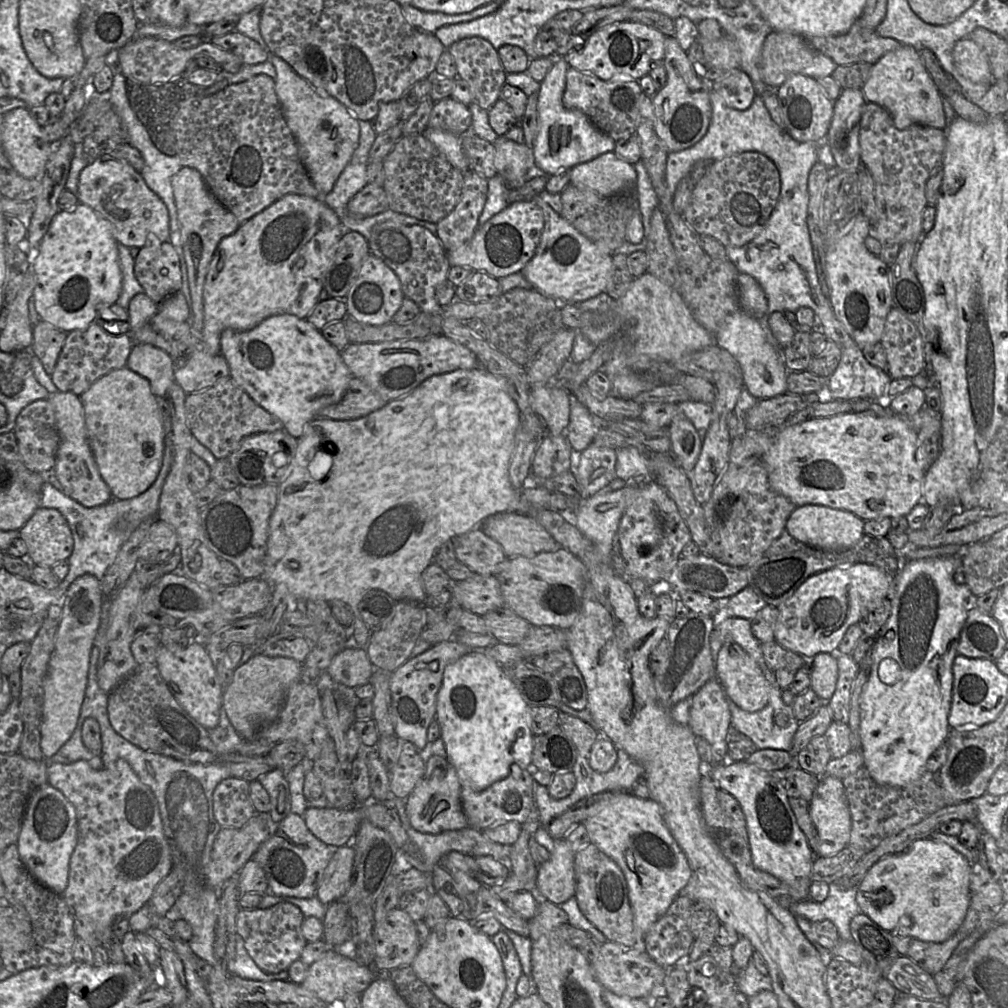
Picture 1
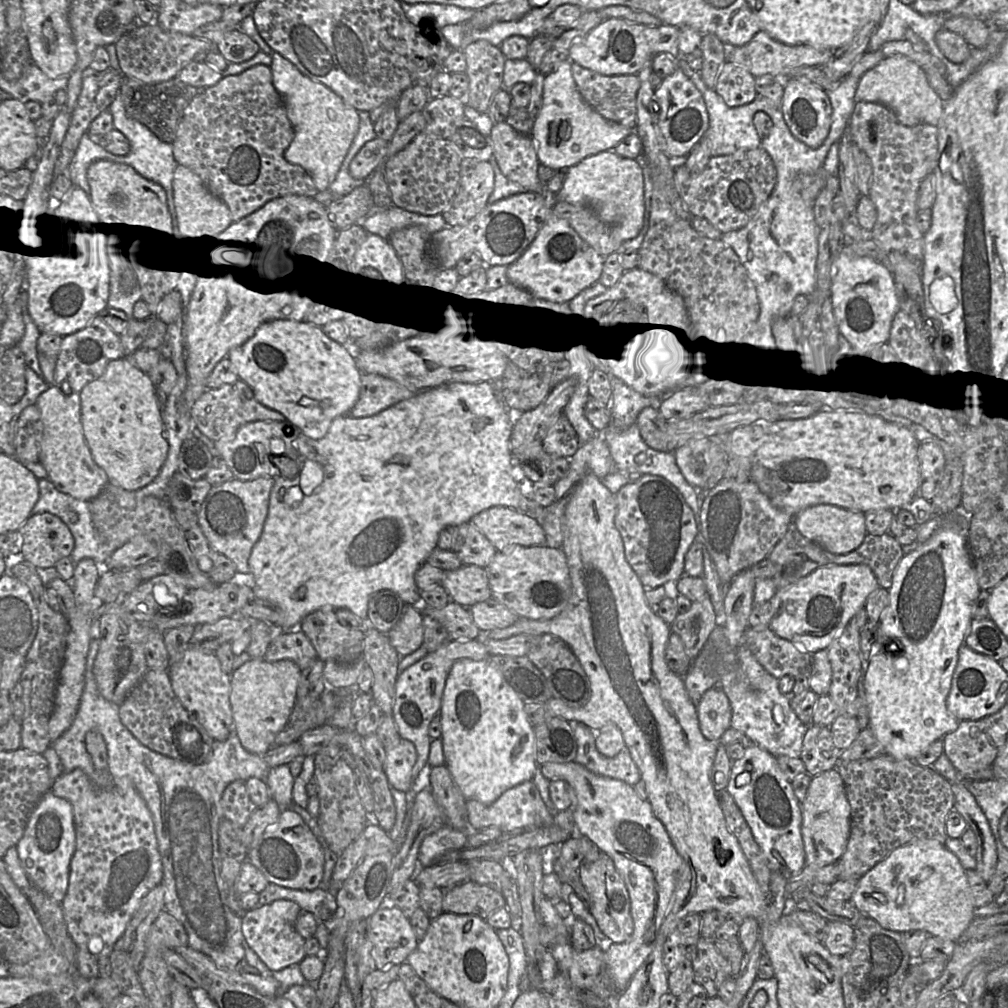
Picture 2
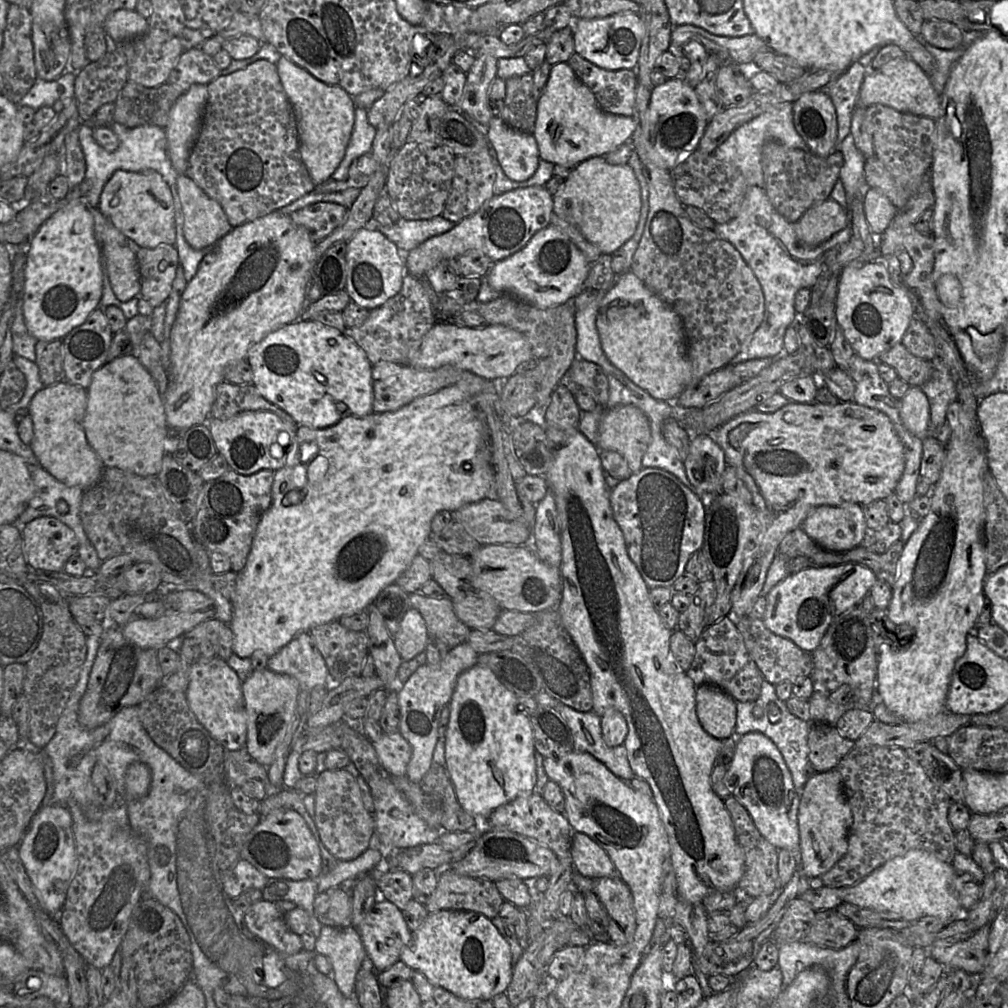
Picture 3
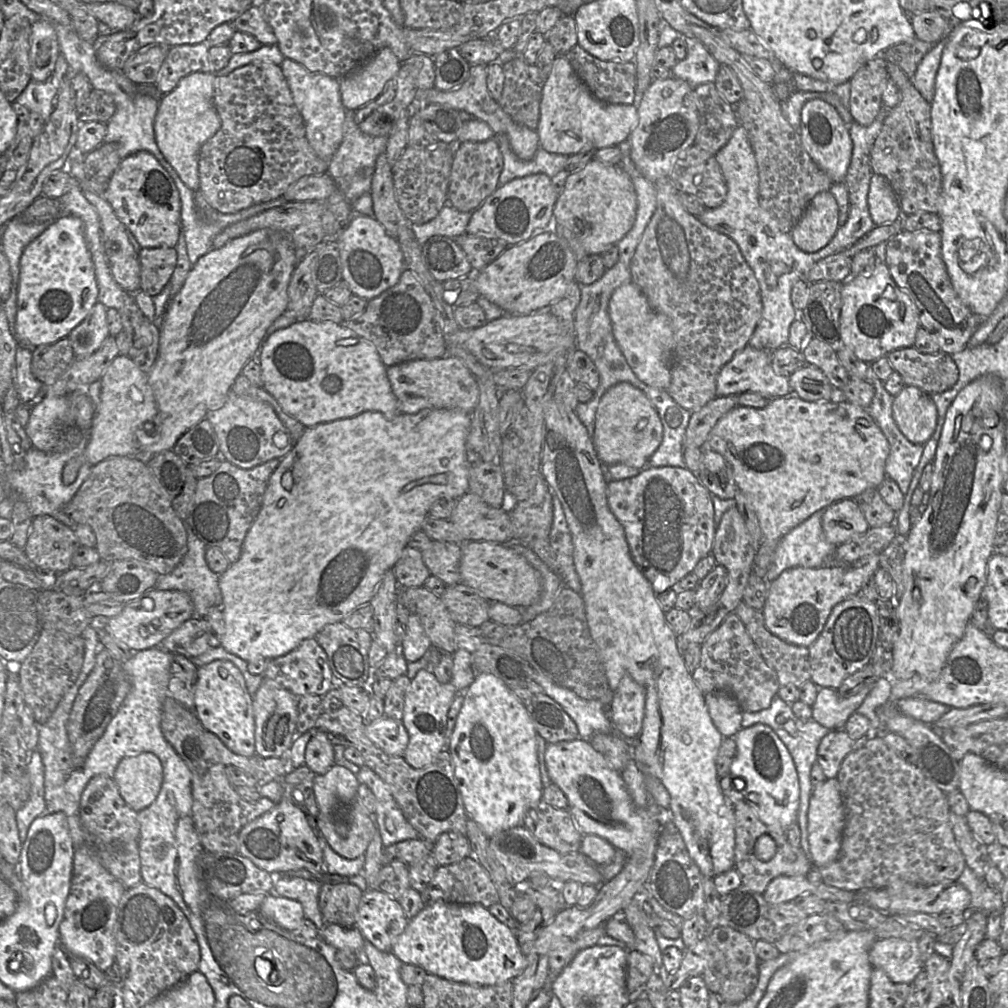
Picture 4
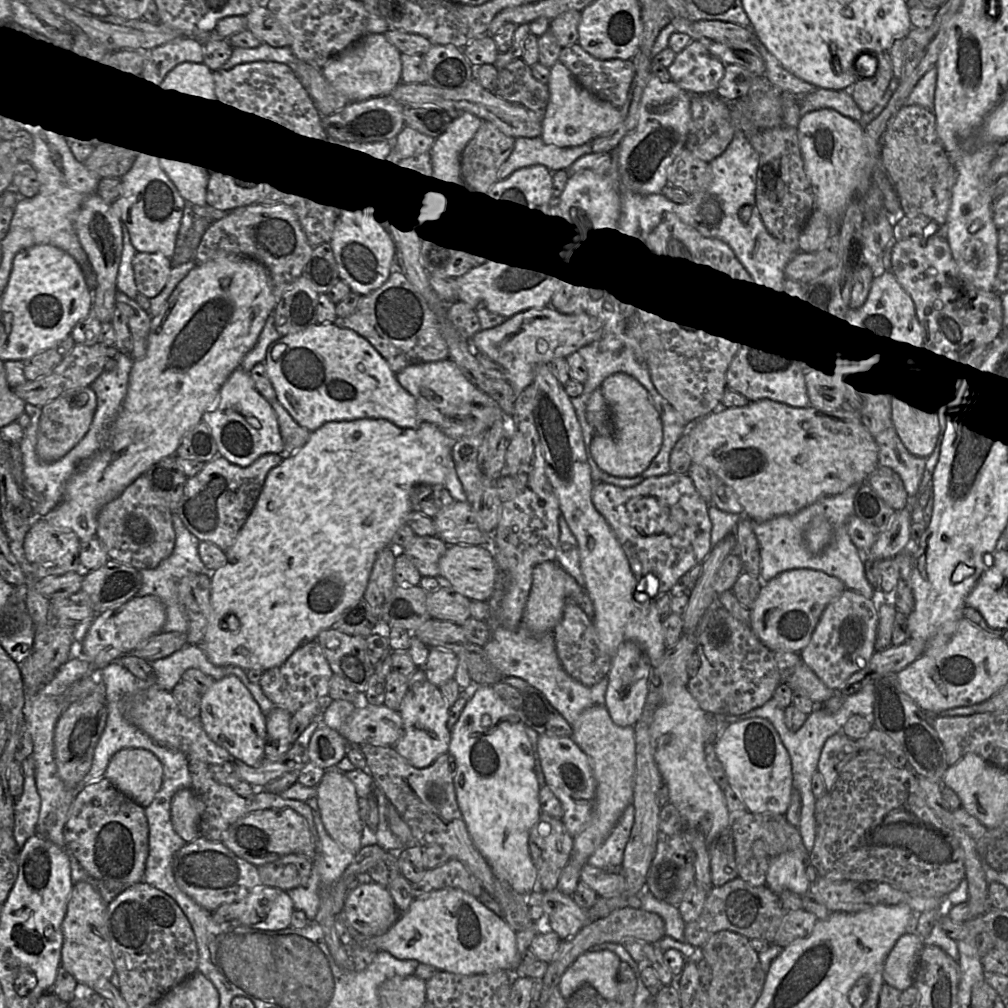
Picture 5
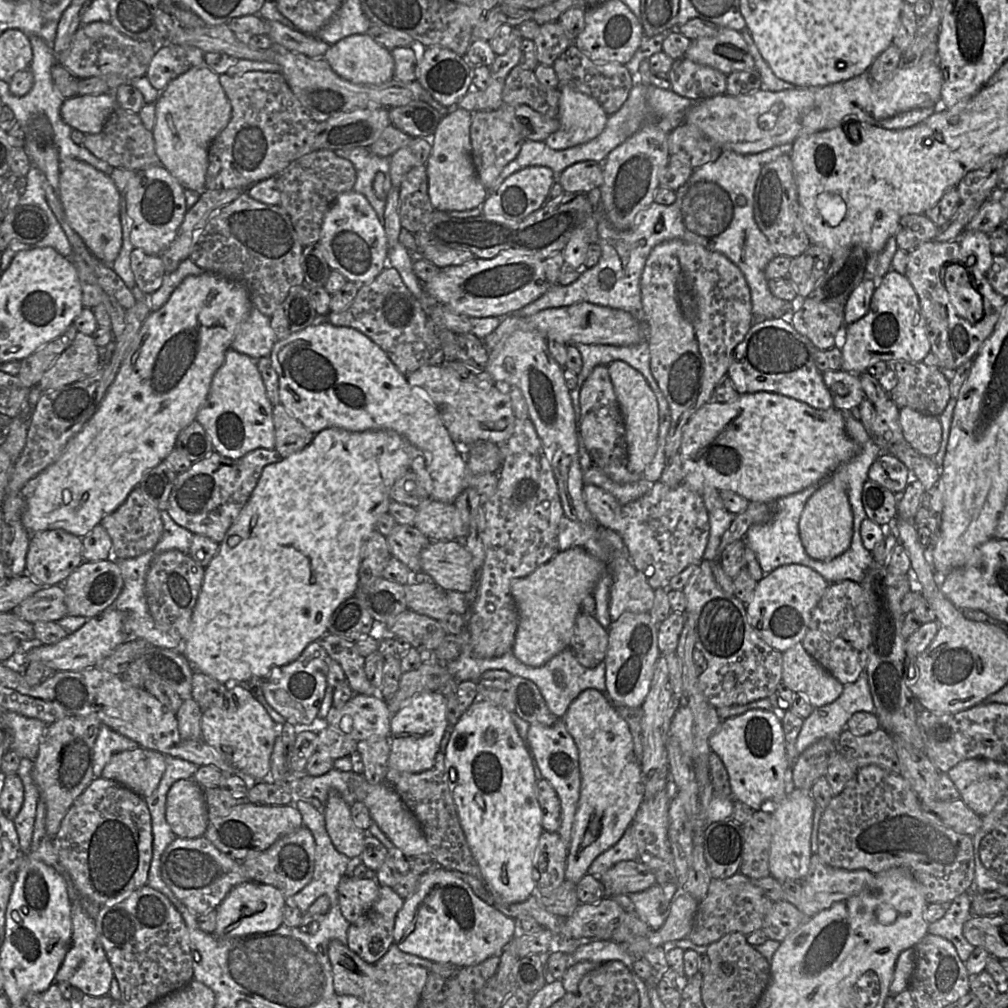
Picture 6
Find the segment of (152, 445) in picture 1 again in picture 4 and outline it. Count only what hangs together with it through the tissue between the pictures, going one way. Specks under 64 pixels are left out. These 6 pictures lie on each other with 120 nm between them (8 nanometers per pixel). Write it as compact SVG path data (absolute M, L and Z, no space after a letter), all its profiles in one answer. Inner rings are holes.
M118 355L104 371L100 382L100 400L95 407L86 447L82 454L66 462L62 472L62 482L65 485L75 481L81 466L85 463L95 466L112 456L135 458L140 452L136 431L139 428L143 430L143 423L147 420L156 422L158 426L161 423L161 415L149 377L131 358Z

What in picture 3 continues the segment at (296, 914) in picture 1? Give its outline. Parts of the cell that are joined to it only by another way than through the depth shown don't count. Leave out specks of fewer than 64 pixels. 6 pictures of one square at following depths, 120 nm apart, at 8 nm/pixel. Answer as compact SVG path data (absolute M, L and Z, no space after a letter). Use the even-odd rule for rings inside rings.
M274 902L254 904L244 913L244 921L251 933L282 954L293 955L303 949L301 937L289 929L285 913Z

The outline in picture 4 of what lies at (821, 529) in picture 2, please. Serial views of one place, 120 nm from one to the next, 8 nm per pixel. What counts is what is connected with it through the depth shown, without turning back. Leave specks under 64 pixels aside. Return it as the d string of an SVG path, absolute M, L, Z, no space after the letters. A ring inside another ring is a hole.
M854 499L840 500L823 510L823 532L827 541L834 545L857 539L870 528Z

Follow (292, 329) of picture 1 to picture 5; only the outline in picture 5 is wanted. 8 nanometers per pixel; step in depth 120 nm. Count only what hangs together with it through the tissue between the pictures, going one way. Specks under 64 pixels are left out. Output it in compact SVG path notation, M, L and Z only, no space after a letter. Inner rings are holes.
M333 322L315 323L304 330L283 335L268 346L264 364L267 375L275 389L278 402L282 404L299 425L307 428L311 432L322 426L324 423L333 420L383 418L403 428L417 427L422 422L417 412L415 398L398 382L396 373L390 368L386 359L366 338L350 328L338 326Z

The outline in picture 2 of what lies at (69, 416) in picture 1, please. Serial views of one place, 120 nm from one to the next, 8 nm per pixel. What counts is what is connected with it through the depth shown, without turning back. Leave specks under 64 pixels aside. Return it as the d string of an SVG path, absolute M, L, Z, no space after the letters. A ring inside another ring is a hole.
M50 384L35 404L40 410L43 423L39 462L48 473L48 479L58 491L78 500L91 501L108 484L109 479L94 461L84 437L80 392L65 394L59 386Z

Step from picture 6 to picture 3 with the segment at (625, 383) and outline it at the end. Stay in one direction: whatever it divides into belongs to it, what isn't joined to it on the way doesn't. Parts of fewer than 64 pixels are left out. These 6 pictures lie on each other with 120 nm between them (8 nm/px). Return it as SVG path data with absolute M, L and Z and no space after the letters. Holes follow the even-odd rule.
M615 406L600 420L596 446L599 450L619 452L633 474L642 469L642 458L650 442L650 421L636 406Z

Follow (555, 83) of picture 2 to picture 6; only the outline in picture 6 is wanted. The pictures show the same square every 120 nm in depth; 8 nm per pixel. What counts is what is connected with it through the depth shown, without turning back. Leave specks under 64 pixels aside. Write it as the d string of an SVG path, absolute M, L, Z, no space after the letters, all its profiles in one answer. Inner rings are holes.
M569 86L559 87L561 96L557 118L560 127L545 143L552 149L563 150L586 143L605 128L608 114L594 98Z

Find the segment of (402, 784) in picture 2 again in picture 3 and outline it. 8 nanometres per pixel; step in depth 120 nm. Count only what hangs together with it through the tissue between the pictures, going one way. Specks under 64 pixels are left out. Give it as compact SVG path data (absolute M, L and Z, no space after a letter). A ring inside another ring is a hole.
M400 731L383 733L380 740L373 743L377 756L391 776L404 776L412 756L412 748Z

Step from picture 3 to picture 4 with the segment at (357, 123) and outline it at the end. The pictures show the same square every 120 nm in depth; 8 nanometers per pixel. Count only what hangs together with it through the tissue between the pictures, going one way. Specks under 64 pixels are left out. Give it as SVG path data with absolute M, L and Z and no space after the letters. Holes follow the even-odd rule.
M347 111L343 125L343 139L331 158L327 174L336 182L351 205L365 193L370 193L372 177L375 171L377 157L386 152L387 138L385 136L370 136L363 133L355 122L355 111Z

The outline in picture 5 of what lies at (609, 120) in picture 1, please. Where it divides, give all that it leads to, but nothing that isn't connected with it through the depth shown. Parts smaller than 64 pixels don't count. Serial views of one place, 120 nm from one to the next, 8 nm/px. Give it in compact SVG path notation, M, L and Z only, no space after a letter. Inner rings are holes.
M577 42L563 48L559 54L558 61L570 71L577 84L595 100L617 109L621 109L624 106L634 77L632 61L618 59L597 60L586 53Z

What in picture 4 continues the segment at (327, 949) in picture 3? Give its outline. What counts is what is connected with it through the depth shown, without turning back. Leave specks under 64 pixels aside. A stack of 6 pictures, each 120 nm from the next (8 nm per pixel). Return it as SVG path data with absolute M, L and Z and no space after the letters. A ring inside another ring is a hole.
M325 924L318 930L318 935L326 943L337 950L349 949L353 951L358 958L358 964L365 959L364 937L355 927L343 927L335 924Z

